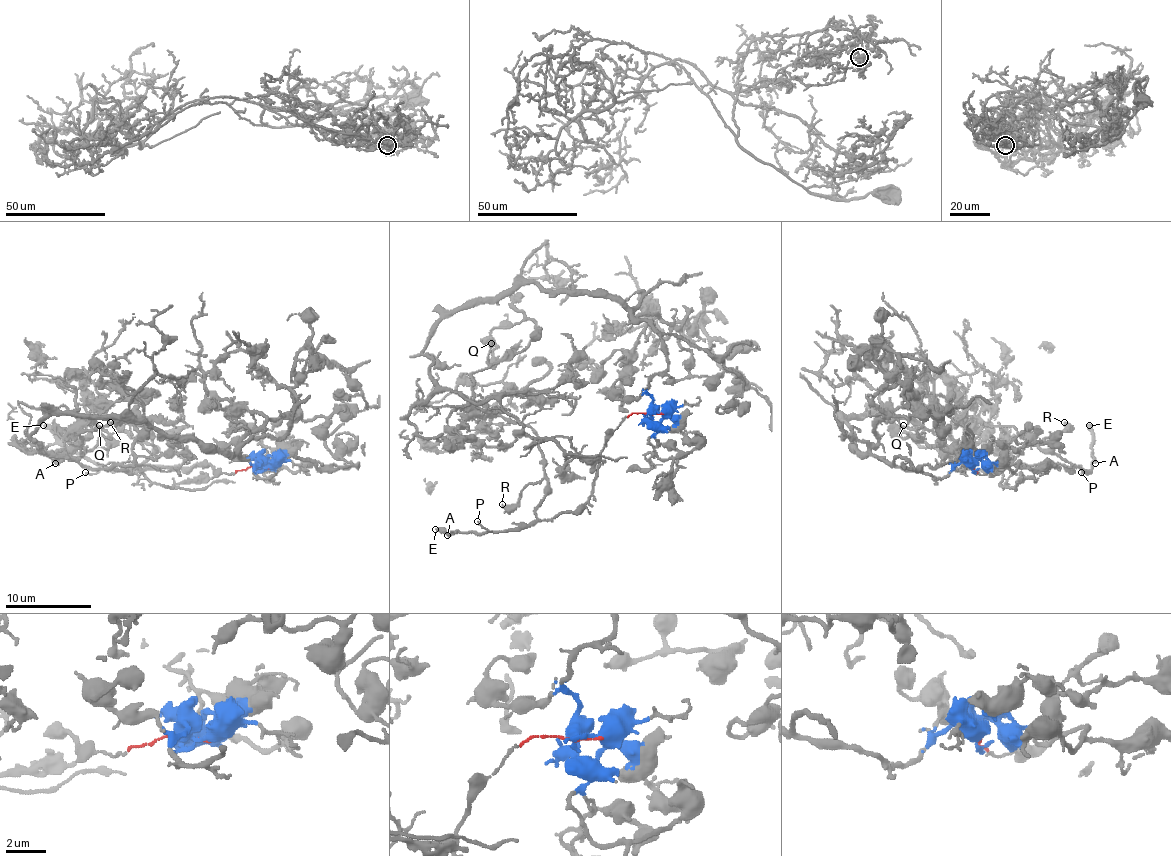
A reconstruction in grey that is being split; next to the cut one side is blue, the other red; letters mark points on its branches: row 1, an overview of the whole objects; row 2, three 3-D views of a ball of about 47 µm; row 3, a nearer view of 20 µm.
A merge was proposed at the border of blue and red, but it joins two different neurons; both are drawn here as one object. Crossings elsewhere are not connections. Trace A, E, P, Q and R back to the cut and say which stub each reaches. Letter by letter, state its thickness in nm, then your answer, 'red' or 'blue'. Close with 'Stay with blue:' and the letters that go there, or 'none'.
A: 120 nm | red
E: 400 nm | red
P: 140 nm | red
Q: 170 nm | blue
R: 320 nm | red
Stay with blue: Q

